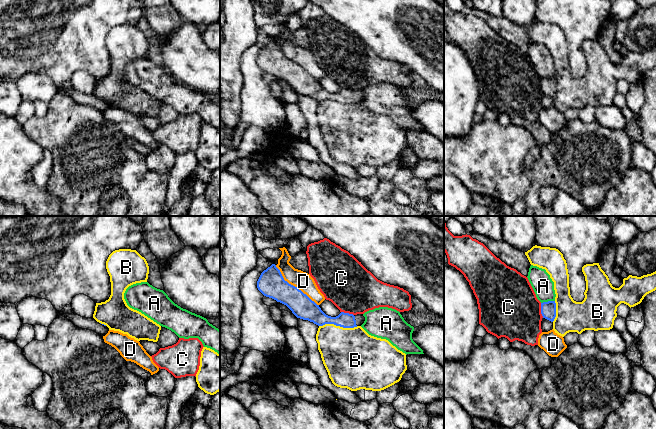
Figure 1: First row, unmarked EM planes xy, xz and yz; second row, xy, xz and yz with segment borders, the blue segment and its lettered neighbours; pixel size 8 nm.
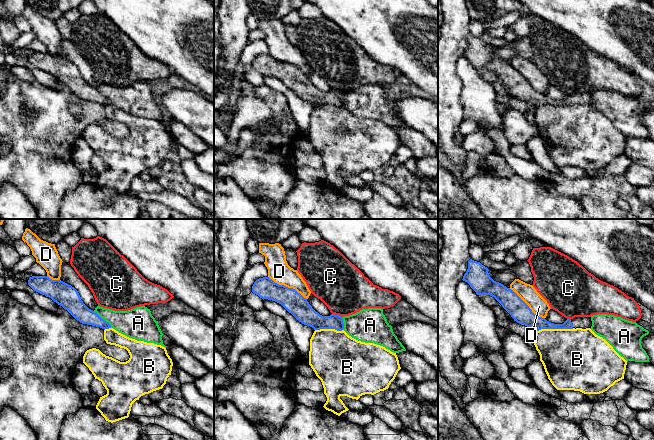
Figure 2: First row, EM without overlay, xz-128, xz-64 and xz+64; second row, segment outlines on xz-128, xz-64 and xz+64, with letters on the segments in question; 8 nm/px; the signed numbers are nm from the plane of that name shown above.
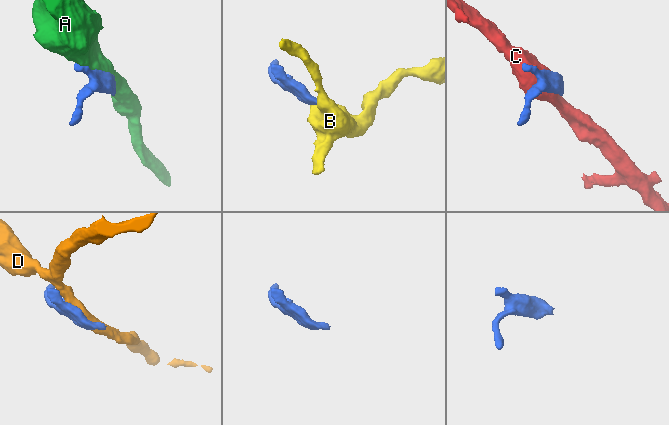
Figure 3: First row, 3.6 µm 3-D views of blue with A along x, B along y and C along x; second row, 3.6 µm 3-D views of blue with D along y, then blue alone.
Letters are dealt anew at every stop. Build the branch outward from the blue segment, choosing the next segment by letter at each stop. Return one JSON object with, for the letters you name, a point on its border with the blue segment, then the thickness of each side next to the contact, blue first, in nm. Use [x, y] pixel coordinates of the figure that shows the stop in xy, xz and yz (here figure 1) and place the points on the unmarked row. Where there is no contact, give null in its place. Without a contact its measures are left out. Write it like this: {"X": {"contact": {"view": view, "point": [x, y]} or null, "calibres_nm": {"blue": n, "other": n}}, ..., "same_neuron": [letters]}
{"same_neuron": []}

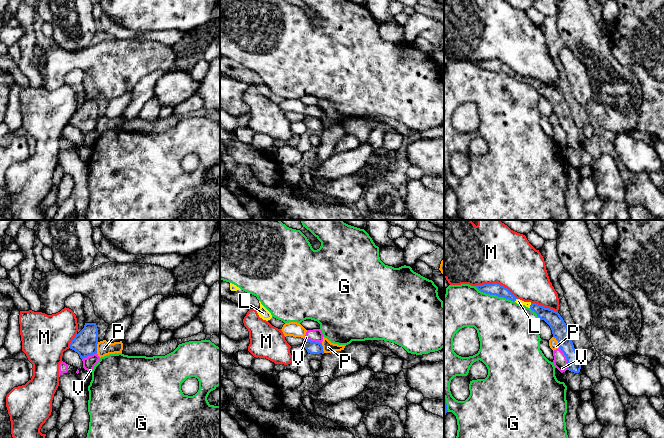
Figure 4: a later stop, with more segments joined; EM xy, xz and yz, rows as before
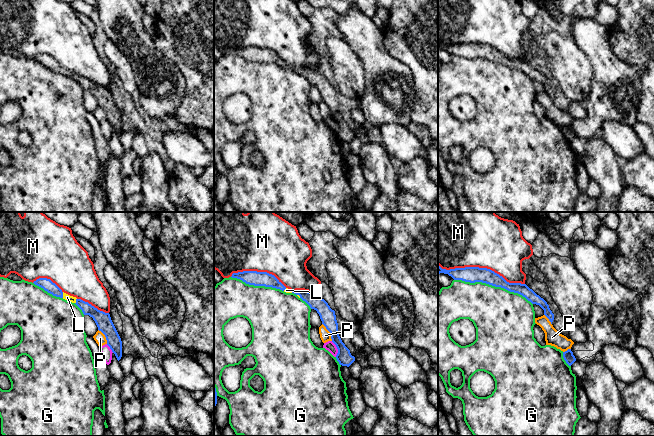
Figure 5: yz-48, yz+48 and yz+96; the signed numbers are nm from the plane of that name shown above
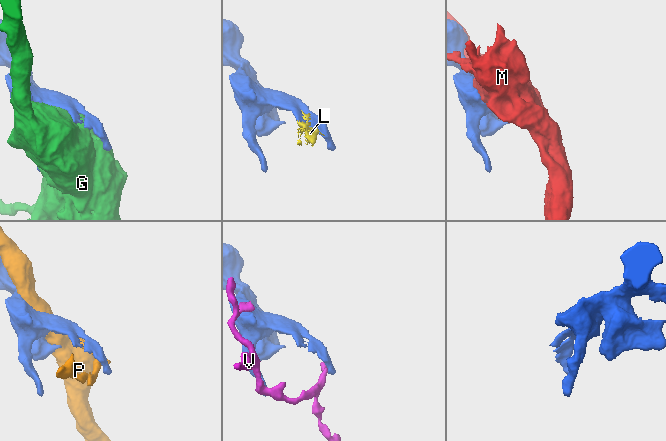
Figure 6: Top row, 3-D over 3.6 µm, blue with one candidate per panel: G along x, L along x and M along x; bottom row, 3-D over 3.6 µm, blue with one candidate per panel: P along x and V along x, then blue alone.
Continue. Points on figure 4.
{"L": {"contact": {"view": "yz", "point": [530, 81]}, "calibres_nm": {"blue": 120, "other": 50}}, "same_neuron": ["L"]}

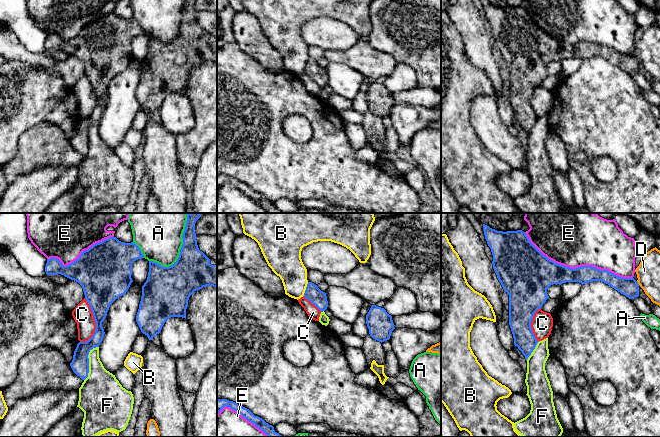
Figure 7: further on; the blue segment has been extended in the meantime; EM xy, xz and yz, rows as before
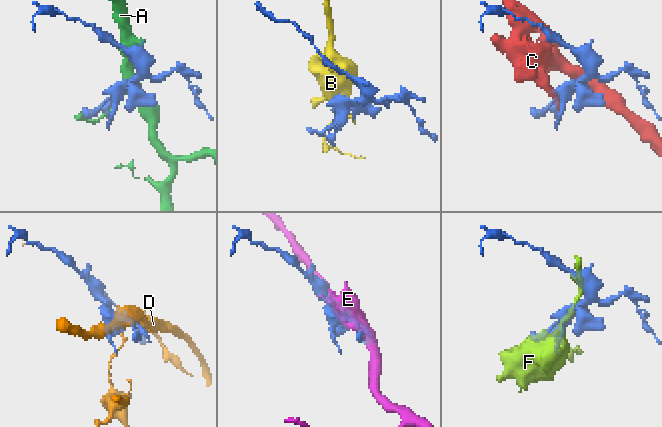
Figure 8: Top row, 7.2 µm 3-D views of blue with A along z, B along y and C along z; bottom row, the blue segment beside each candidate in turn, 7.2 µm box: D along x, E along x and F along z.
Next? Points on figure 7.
{"same_neuron": []}

